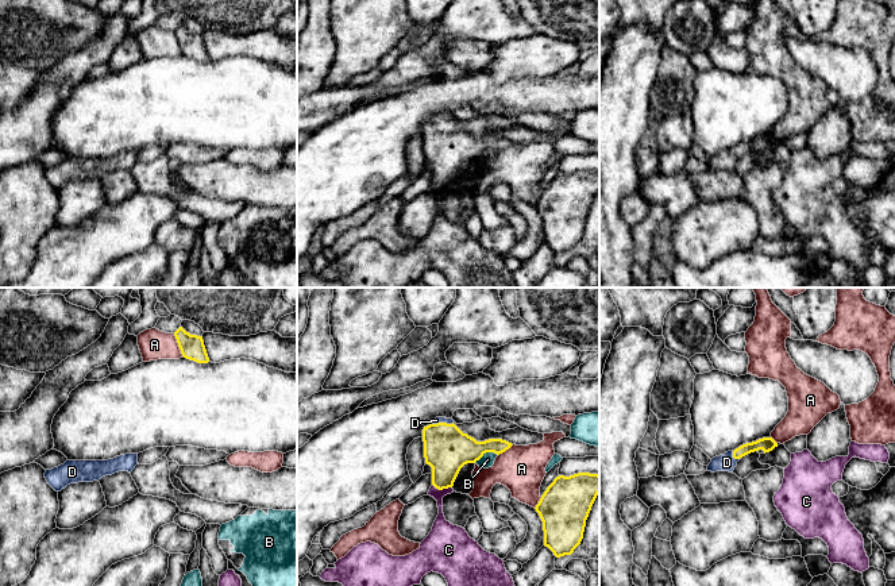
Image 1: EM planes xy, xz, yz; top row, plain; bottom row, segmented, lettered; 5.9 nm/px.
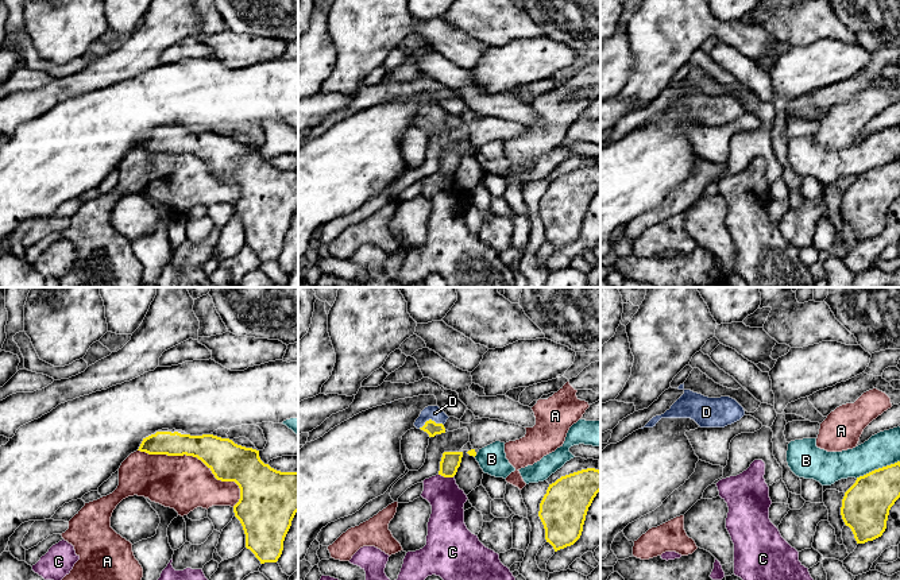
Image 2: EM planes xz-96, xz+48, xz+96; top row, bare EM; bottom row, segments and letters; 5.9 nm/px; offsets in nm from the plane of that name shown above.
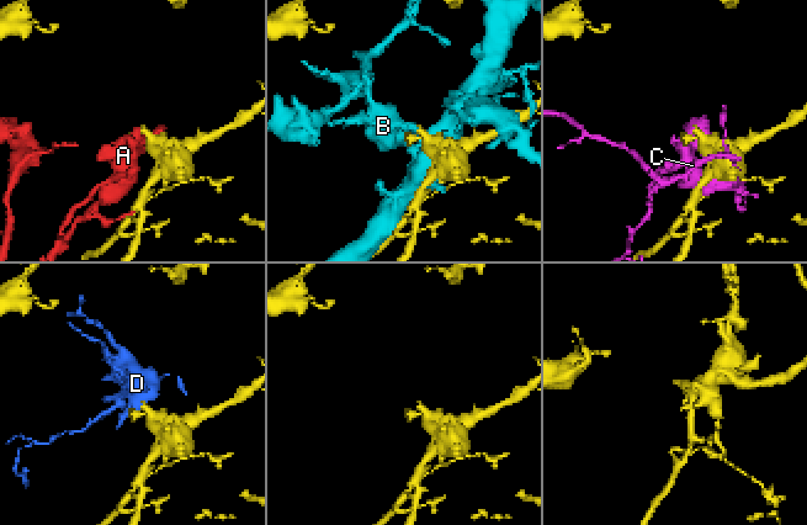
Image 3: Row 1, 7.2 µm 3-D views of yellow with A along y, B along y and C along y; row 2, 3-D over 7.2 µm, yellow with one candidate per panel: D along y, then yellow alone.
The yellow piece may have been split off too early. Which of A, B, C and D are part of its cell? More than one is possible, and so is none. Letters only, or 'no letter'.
D

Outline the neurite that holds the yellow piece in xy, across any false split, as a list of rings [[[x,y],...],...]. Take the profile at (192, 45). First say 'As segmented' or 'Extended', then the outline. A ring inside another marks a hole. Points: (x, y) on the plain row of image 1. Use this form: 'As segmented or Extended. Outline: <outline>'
As segmented. Outline: [[[182,24],[174,30],[174,34],[184,55],[197,61],[209,59],[202,34],[190,32]]]

